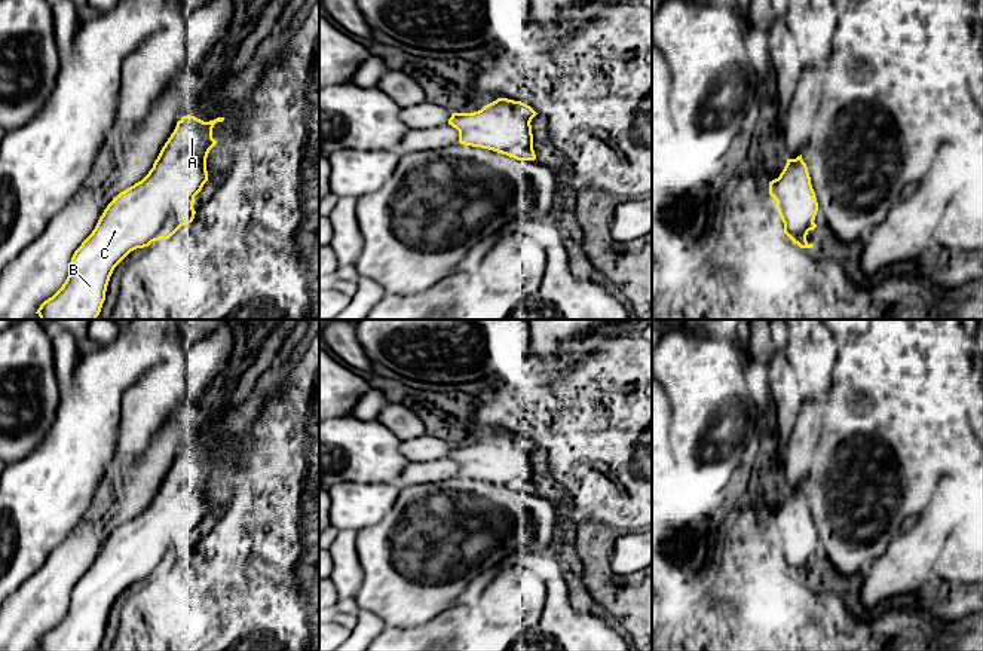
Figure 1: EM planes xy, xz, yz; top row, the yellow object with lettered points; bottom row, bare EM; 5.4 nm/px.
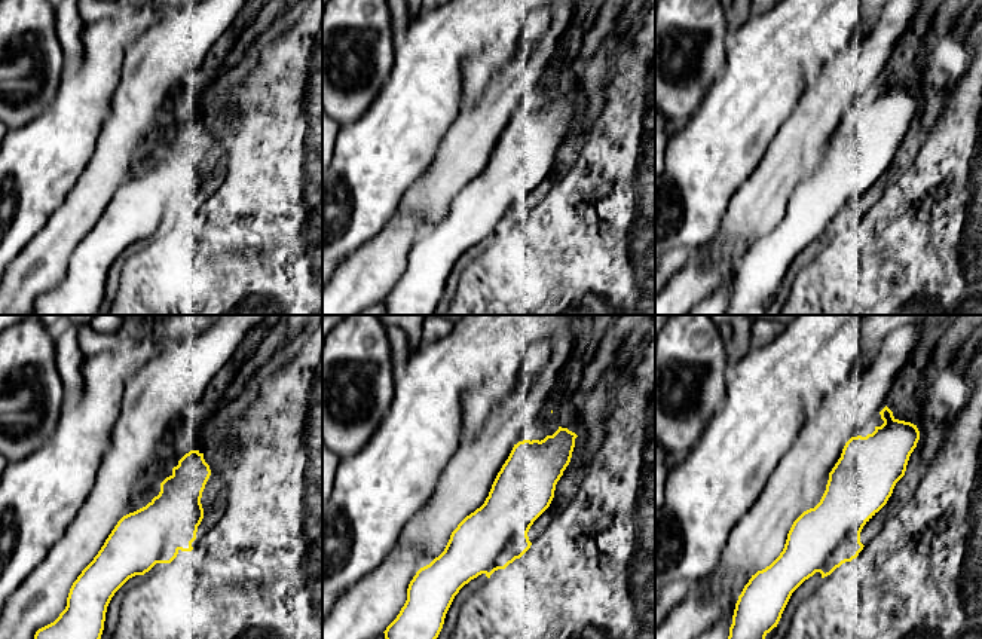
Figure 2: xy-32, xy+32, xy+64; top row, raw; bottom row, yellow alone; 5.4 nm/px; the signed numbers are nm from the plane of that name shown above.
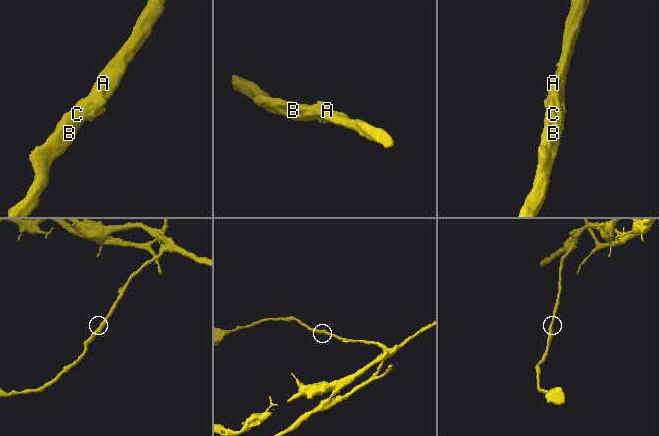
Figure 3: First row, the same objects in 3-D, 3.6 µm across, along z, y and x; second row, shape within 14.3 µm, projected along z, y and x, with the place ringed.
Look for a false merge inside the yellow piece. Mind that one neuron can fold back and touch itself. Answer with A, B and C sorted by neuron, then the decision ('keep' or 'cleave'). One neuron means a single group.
A B C; keep

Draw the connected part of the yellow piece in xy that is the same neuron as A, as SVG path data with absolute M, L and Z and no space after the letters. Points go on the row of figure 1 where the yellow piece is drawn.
M187 114L177 122L148 174L113 198L92 233L74 251L65 282L37 309L40 320L97 320L114 268L131 251L169 239L181 226L193 221L195 196L208 181L206 158L217 144L212 128L223 120L224 117L217 117L203 122Z

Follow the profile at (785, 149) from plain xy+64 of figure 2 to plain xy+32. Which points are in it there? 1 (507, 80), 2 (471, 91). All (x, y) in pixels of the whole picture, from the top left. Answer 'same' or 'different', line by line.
1: same
2: different

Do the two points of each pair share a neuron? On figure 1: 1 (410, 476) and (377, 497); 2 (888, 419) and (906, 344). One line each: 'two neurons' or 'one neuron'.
1: two neurons
2: one neuron

